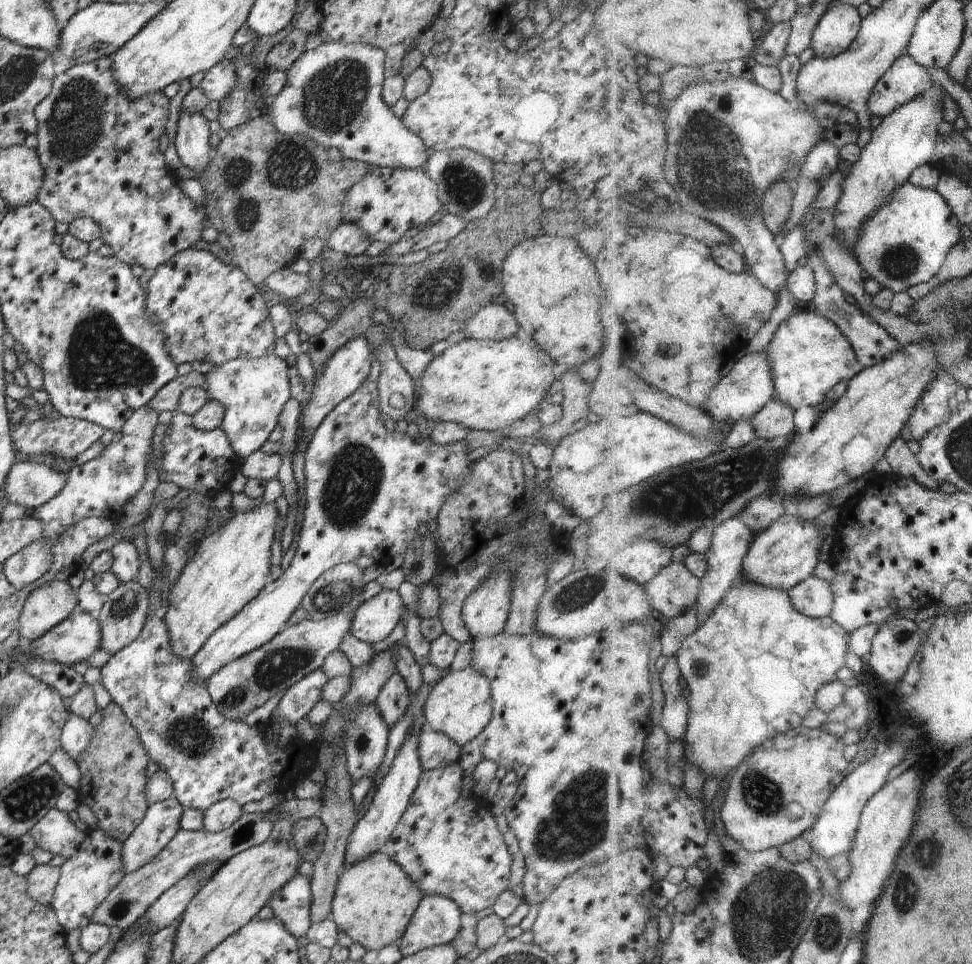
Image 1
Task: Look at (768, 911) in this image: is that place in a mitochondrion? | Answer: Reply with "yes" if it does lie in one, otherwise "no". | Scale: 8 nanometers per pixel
yes

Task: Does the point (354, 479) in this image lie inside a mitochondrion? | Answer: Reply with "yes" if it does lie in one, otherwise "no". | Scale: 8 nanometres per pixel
yes

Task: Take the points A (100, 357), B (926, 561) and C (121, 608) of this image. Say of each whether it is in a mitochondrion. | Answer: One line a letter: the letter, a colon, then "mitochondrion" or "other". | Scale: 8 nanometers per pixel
A: mitochondrion
B: other
C: mitochondrion

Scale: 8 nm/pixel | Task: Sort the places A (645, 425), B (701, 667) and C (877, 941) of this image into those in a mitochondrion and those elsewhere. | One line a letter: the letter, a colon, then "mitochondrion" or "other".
A: other
B: mitochondrion
C: other

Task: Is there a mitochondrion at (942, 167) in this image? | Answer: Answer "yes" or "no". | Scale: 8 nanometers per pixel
no

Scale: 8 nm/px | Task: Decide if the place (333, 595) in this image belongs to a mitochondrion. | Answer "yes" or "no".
yes

